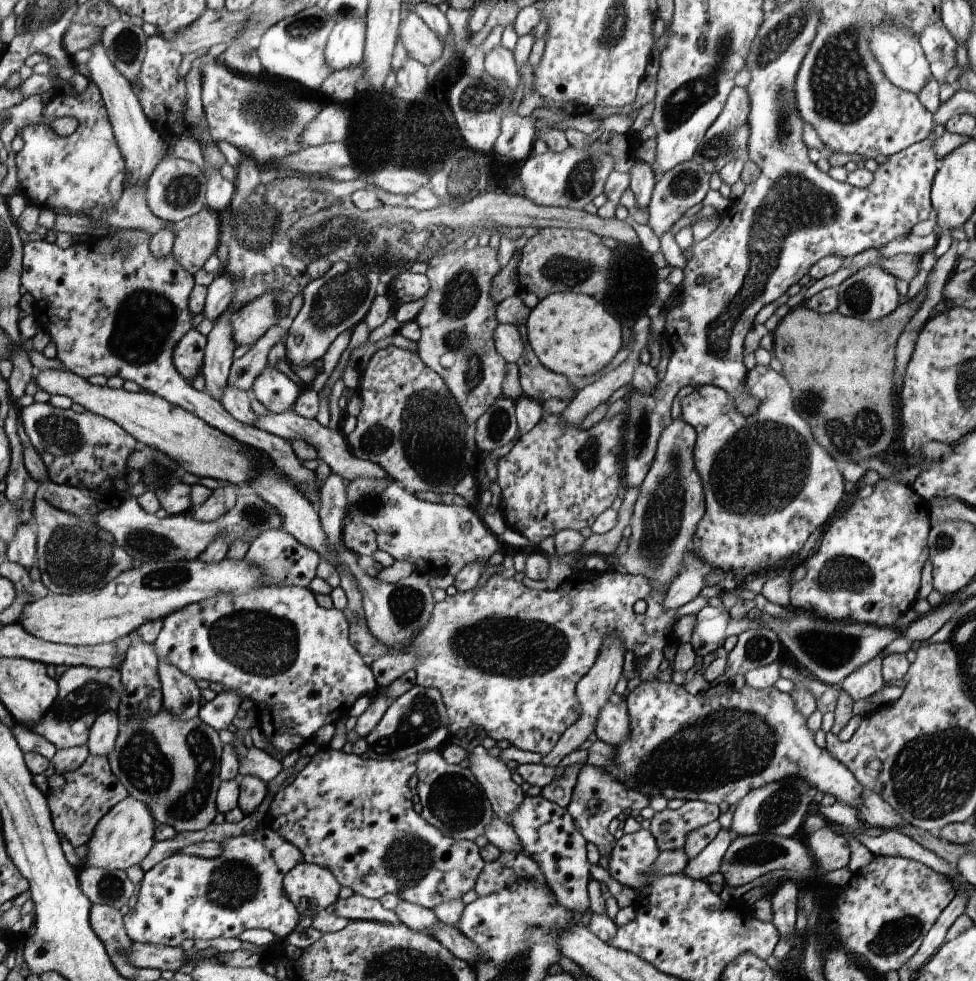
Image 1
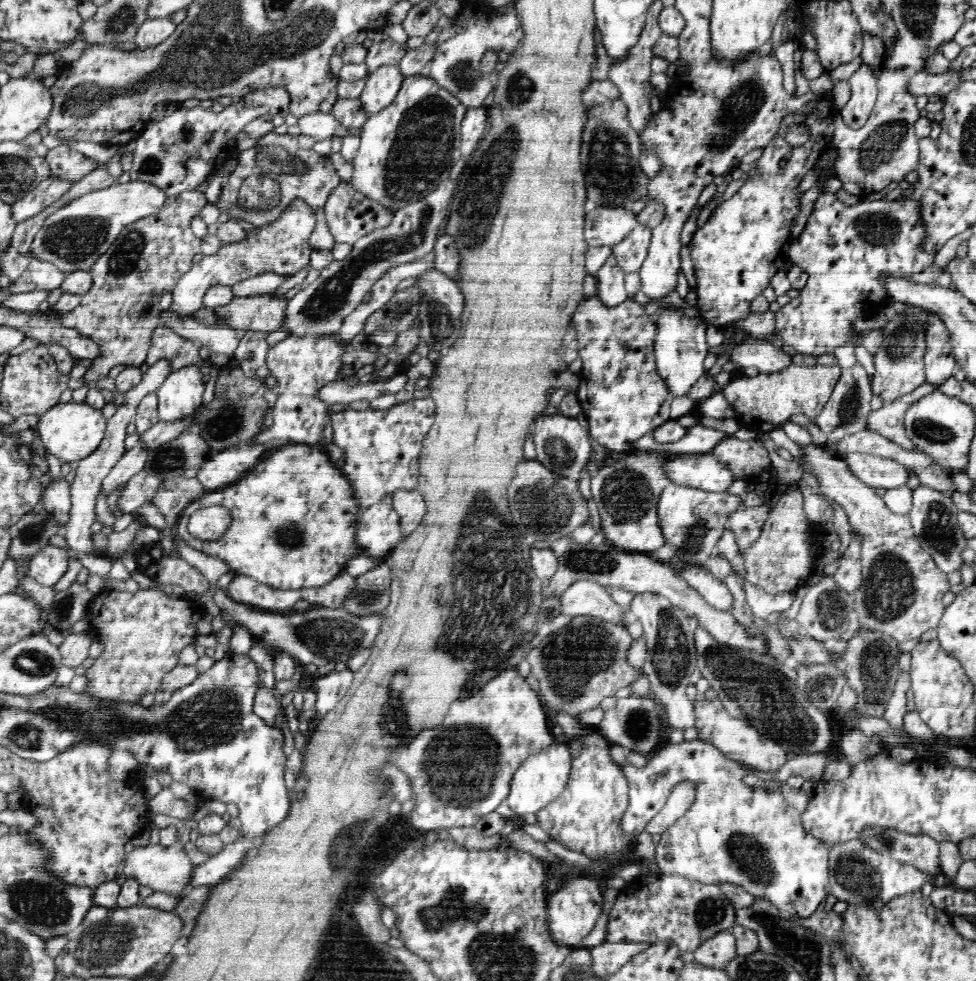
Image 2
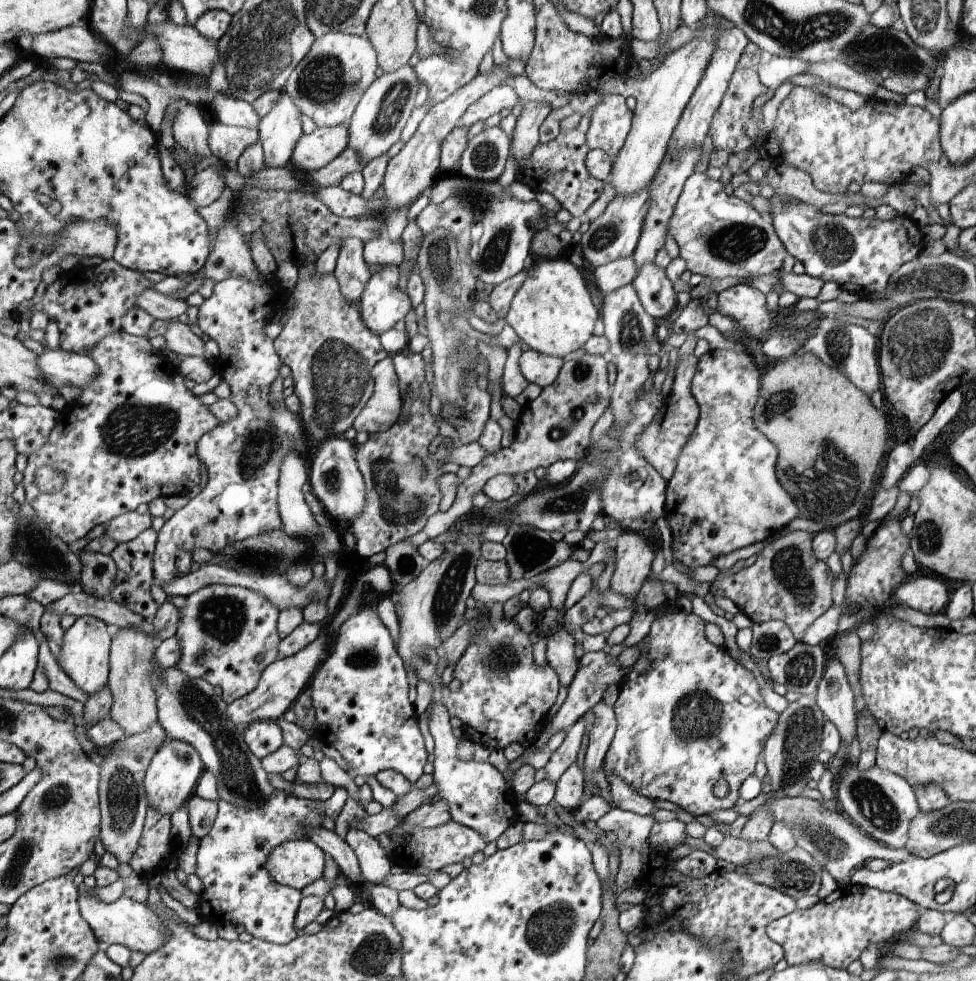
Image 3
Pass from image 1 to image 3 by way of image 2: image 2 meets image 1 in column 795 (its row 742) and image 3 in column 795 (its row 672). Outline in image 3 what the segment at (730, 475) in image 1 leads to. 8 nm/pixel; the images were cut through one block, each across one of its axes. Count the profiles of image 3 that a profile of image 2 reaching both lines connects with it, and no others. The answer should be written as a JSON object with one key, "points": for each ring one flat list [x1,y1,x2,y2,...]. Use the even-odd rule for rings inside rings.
{"points":[[711,349,699,358,697,374,692,382,692,392,700,406,699,422,695,432,691,434,691,438,681,453,674,476,667,481,665,516,668,526,671,528,670,546,673,558,679,560,689,570,698,568,698,566,712,565,716,558,722,556,722,554,730,554,734,550,738,551,739,548,752,546,752,544,758,544,758,542,762,542,766,538,777,536,782,528,786,528,800,514,800,508,796,504,796,499,790,496,790,493,783,484,780,484,778,466,776,466,776,460,778,460,776,452,778,452,778,448,761,430,758,430,755,422,752,422,752,408,754,408,754,402,756,402,756,396,758,396,758,390,761,387,760,370,758,370,757,364,748,362,748,360,750,360,748,352,740,353,733,350]]}

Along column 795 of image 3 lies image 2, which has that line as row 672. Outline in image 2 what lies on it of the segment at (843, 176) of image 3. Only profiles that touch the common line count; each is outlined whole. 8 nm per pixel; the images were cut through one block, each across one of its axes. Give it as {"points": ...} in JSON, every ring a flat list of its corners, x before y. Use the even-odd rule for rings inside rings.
{"points":[[138,589,136,592,107,590,95,599,95,605,89,614,91,629,97,635,96,640,104,644,104,651,95,658,94,664,88,668,88,689,83,690,88,695,98,697,104,703,116,701,139,701,138,698,146,692,155,692,161,688,163,676,178,664,178,655,198,637,196,623,205,616,205,611,196,599,188,597,174,599,168,597,160,589]]}

